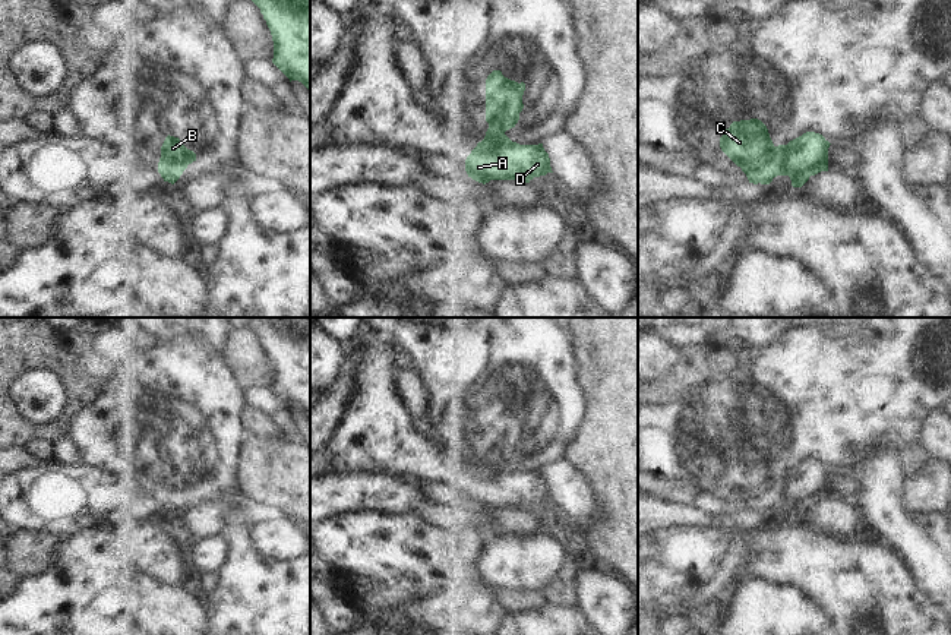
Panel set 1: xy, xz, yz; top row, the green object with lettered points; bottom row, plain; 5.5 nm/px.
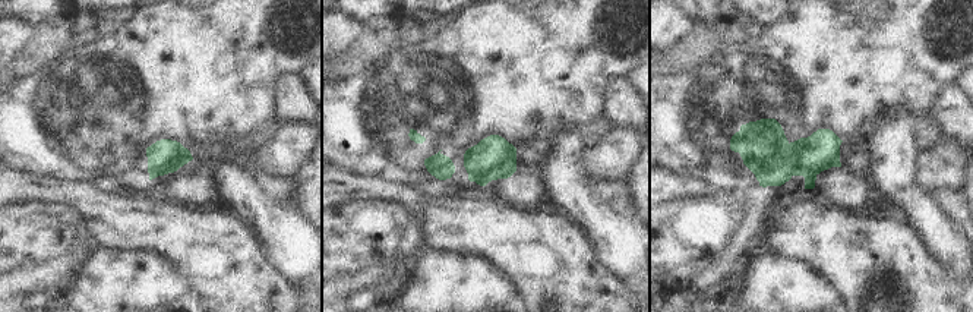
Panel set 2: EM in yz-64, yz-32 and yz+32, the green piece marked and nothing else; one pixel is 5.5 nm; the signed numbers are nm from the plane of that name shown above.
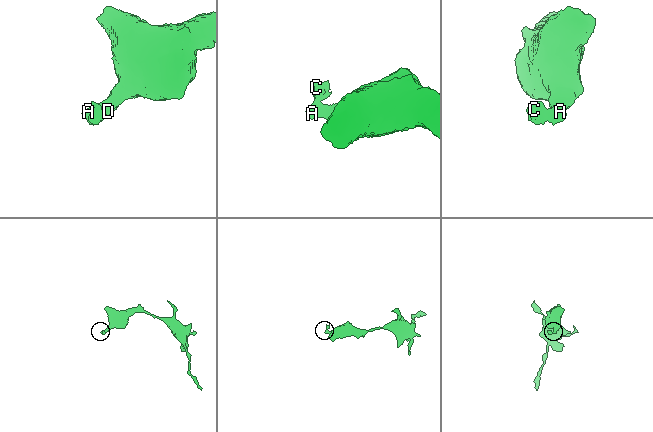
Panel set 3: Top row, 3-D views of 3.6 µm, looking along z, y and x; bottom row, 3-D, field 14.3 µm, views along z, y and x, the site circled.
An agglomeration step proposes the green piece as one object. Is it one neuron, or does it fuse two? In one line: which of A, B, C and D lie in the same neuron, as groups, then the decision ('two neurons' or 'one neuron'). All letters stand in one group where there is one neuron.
A D / B C; two neurons

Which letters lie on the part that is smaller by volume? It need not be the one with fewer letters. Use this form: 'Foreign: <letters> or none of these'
Foreign: B, C.

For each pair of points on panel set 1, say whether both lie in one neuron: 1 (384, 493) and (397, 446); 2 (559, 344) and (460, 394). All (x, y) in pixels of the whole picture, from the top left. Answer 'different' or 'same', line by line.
1: different
2: same

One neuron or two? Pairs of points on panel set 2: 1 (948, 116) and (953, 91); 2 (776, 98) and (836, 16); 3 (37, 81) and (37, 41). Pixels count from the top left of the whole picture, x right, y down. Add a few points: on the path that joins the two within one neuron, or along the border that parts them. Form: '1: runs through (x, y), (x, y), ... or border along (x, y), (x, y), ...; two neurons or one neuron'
1: runs through (953, 110), (953, 97); one neuron
2: runs through (796, 78), (824, 50), (824, 37); one neuron
3: border along (56, 41), (38, 54), (15, 84); two neurons

